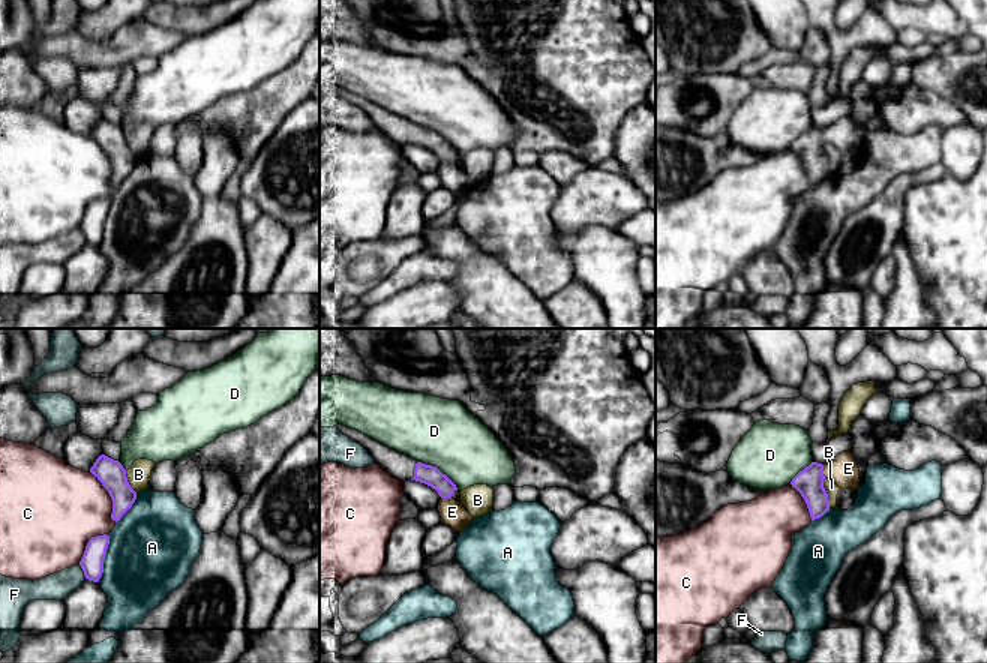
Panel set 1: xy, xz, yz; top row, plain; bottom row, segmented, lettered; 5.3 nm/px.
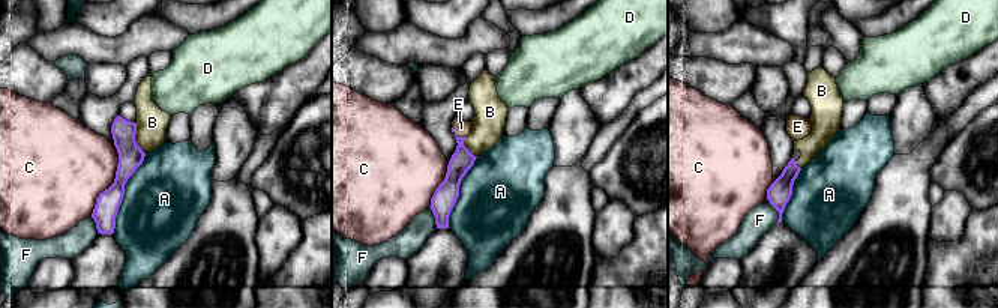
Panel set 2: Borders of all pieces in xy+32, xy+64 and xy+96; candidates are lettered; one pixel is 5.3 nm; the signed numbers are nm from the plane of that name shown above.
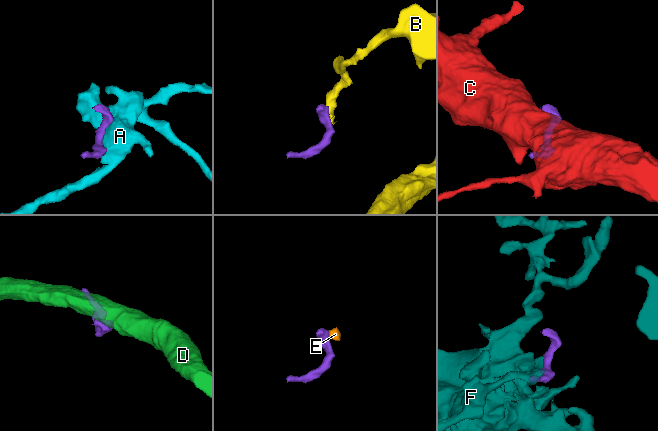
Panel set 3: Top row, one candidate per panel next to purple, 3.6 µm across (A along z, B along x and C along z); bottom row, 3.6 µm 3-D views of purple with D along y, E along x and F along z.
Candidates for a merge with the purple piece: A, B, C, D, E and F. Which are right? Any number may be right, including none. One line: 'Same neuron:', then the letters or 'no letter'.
Same neuron: E

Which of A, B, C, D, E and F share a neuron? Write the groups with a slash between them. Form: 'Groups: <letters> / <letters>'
Groups: A / B / C / D / E / F

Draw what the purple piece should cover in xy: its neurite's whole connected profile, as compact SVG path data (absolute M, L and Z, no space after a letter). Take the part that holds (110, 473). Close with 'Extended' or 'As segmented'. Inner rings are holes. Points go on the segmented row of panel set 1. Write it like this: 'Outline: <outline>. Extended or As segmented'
Outline: M100 454L90 472L102 483L112 500L111 519L120 520L136 500L136 492L128 482L126 470L118 460Z. As segmented

